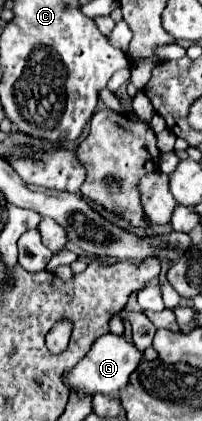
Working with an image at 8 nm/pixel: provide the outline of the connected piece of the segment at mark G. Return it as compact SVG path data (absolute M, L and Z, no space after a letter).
M107 333L107 335L101 335L91 345L91 349L85 353L85 357L79 359L79 363L75 367L71 367L69 371L65 371L65 375L61 375L61 381L71 391L77 391L79 395L85 395L85 393L89 393L89 395L97 395L97 393L115 395L121 387L127 385L129 375L137 369L141 357L143 357L141 351L133 343L129 343L123 335Z

